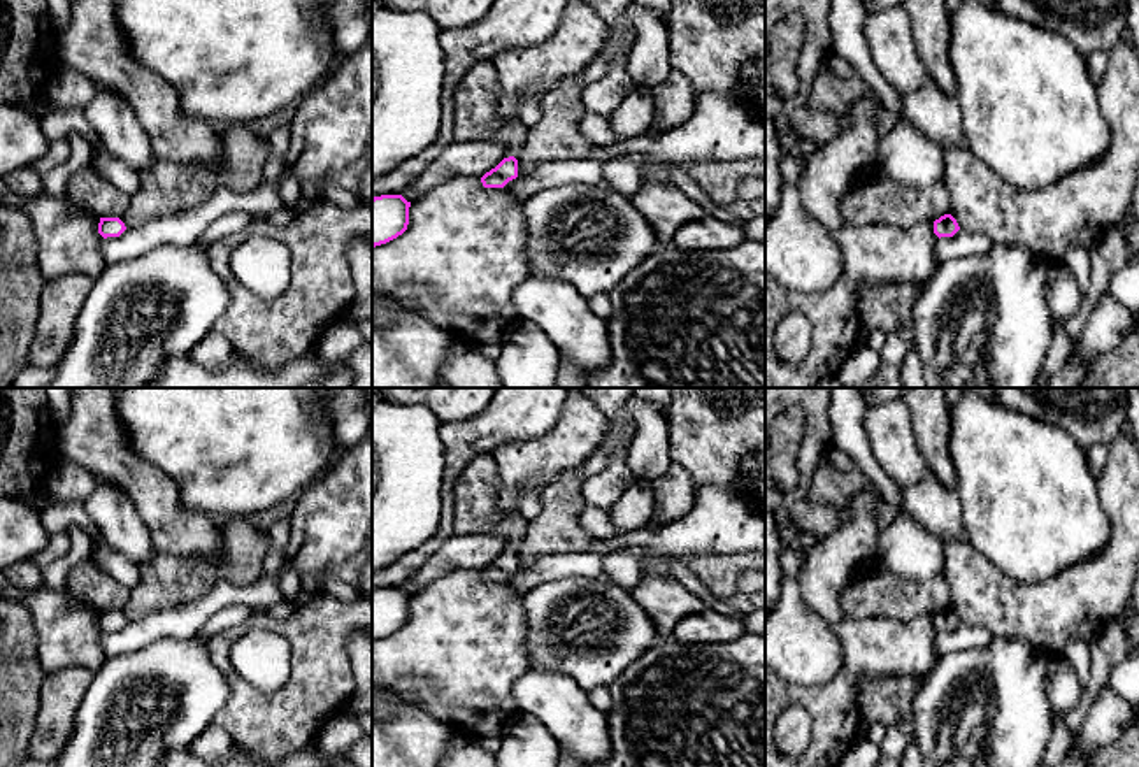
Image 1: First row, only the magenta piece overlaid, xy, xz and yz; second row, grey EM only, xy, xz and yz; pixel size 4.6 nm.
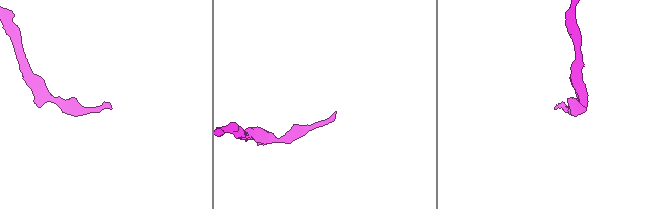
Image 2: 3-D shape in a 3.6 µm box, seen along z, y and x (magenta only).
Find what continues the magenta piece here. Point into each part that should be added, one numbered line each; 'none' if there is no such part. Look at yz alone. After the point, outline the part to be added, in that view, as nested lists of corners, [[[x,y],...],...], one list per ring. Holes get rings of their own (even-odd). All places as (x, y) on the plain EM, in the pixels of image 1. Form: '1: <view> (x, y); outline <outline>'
none

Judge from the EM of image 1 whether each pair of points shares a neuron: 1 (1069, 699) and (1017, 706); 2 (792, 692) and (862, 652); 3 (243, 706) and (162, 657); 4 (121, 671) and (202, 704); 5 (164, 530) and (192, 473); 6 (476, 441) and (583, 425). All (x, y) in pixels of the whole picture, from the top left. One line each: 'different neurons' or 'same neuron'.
1: different neurons
2: same neuron
3: different neurons
4: same neuron
5: different neurons
6: different neurons

